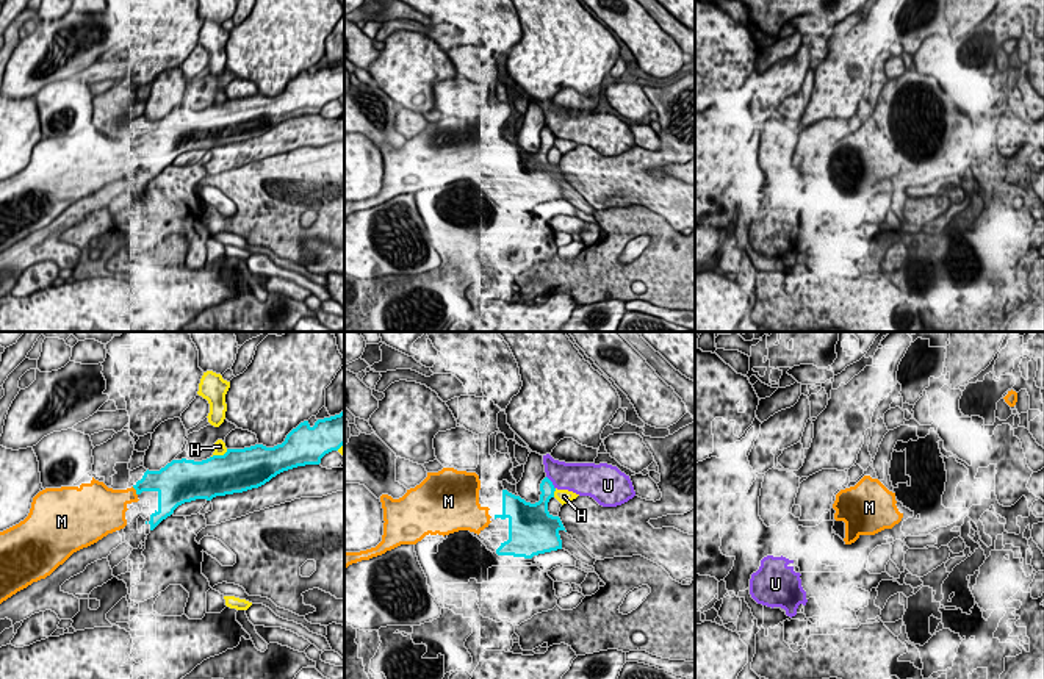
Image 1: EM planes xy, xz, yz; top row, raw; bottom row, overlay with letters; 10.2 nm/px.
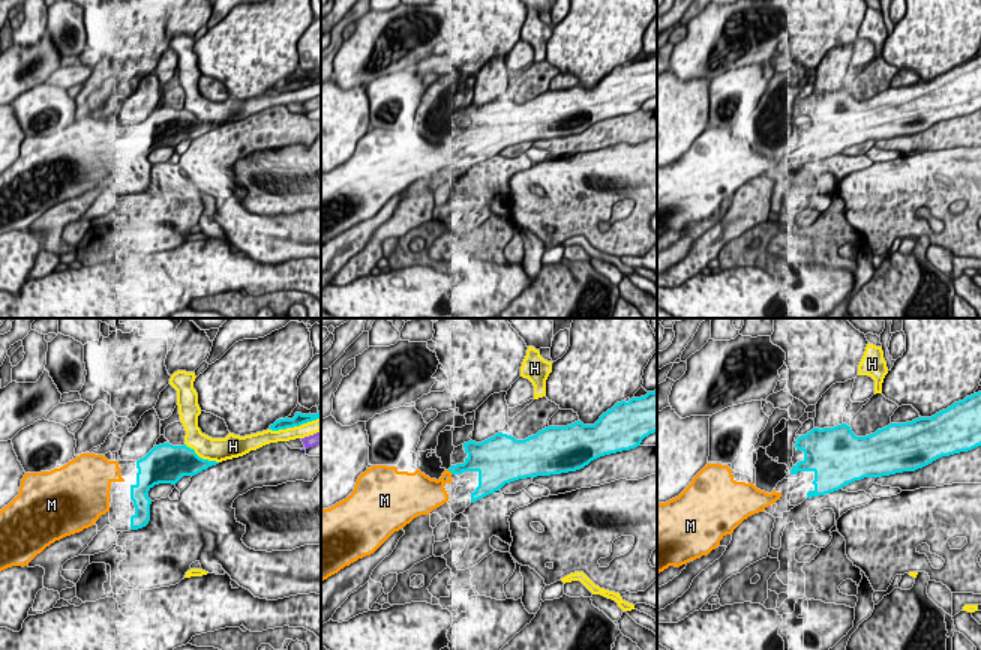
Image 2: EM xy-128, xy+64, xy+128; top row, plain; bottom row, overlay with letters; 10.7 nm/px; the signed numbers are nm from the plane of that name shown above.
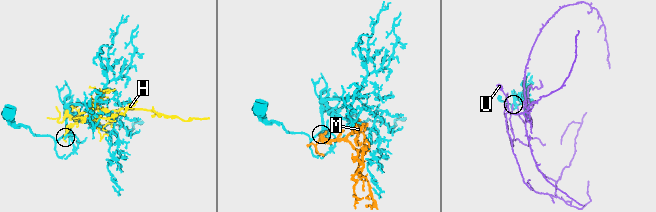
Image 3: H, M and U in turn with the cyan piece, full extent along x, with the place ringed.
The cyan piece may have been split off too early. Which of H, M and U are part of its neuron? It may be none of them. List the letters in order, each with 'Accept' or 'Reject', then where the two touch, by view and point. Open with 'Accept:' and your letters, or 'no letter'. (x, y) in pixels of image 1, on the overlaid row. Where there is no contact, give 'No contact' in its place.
Accept: M
H: Reject. Touches cyan at xy (219, 456)
M: Accept. Touches cyan at xy (136, 492)
U: Reject. Touches cyan at xz (551, 482)

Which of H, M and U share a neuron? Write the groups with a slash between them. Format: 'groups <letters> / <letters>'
groups H / M / U

